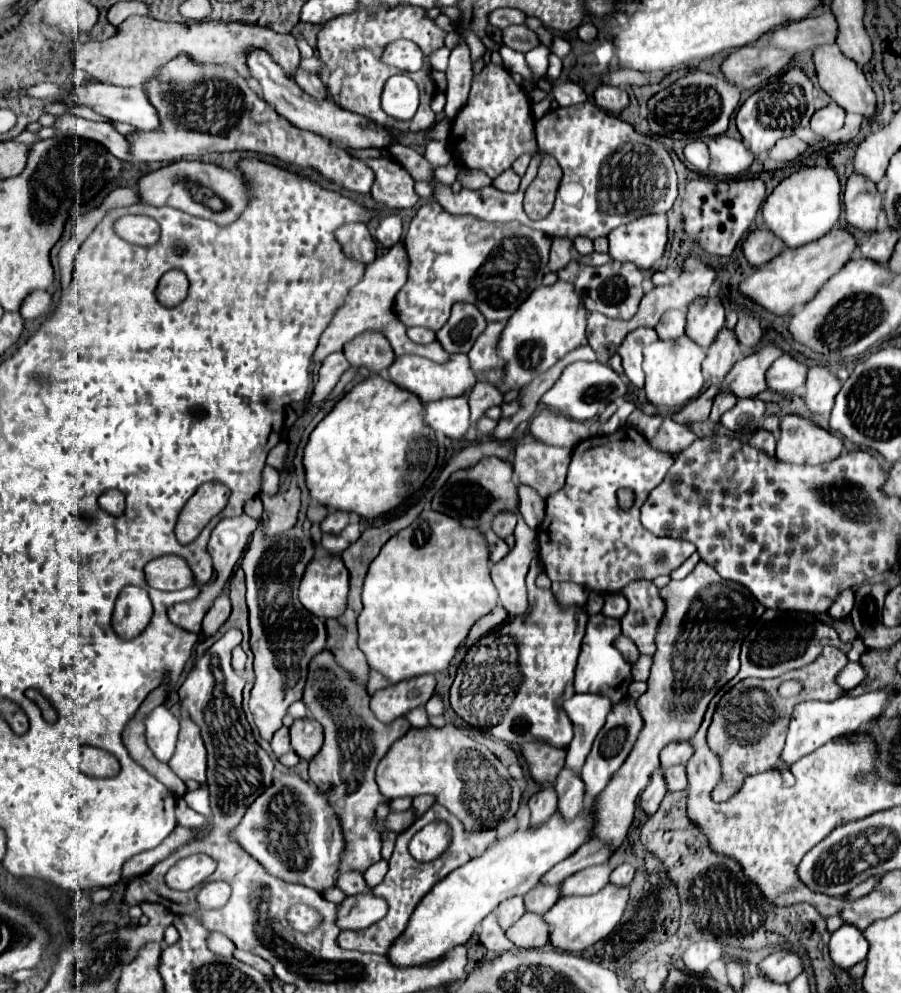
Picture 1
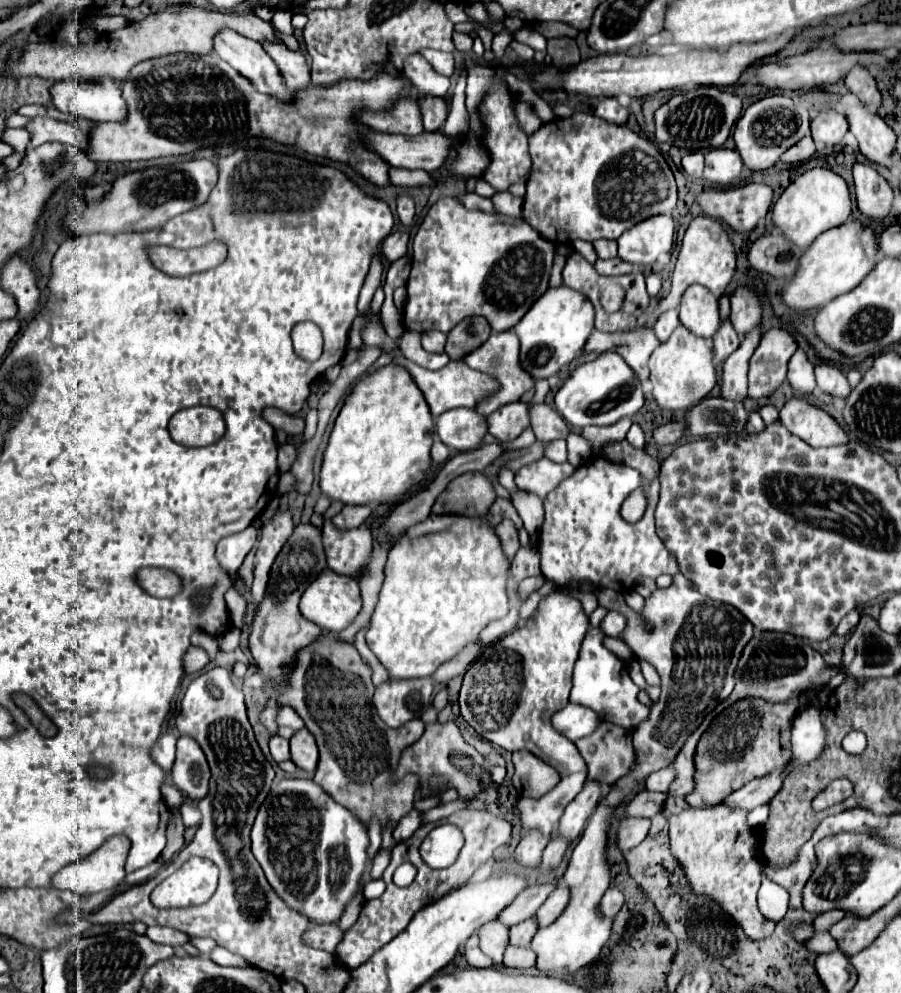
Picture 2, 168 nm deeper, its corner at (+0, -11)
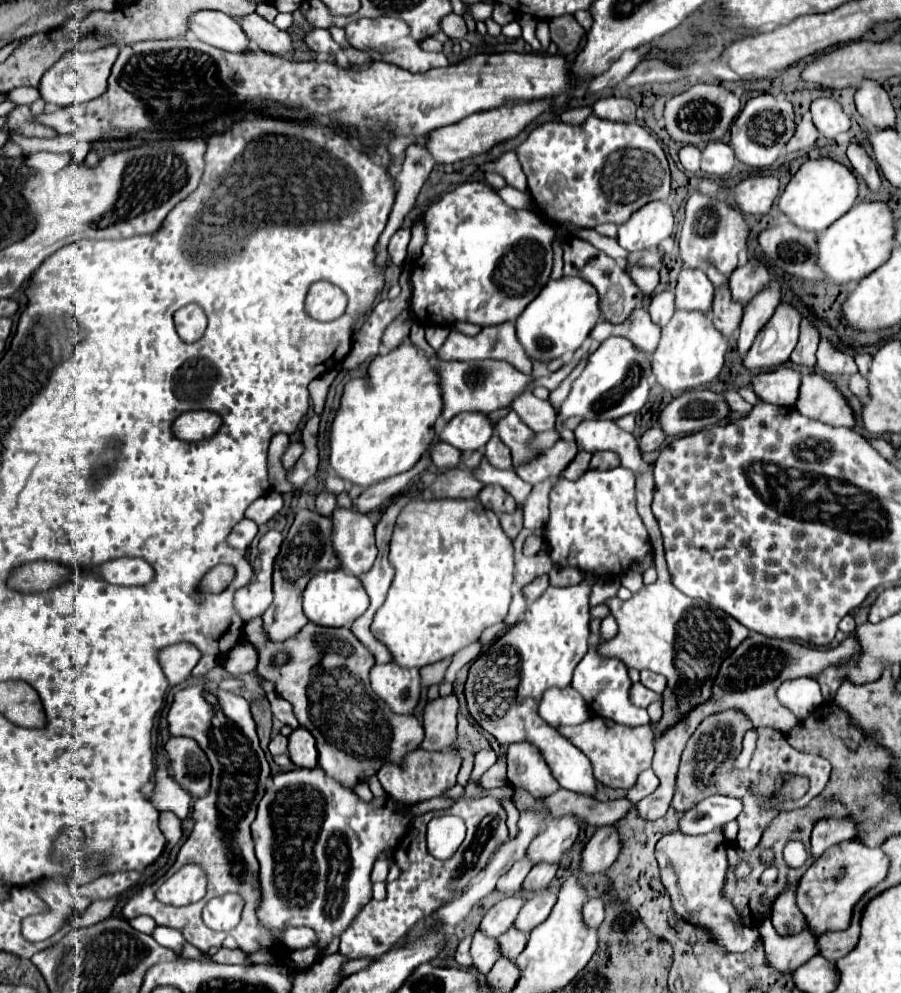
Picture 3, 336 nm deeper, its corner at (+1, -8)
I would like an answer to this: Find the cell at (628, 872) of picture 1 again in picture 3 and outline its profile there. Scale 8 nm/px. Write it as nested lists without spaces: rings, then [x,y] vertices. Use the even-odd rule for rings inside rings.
[[[591,898],[587,904],[583,904],[583,922],[597,928],[605,918],[605,906],[601,898]]]

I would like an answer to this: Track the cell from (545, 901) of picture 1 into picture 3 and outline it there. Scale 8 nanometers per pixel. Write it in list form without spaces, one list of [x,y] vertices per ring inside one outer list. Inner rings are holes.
[[[509,928],[503,936],[499,936],[497,942],[499,942],[501,956],[505,956],[509,960],[515,960],[523,952],[523,948],[527,944],[527,936],[523,932],[515,930],[515,928]]]

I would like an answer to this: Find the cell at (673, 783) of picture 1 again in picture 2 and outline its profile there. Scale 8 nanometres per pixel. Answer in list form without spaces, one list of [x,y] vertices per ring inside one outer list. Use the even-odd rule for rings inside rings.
[[[640,791],[634,799],[630,799],[626,815],[628,817],[652,817],[660,813],[662,805],[666,803],[666,793],[652,793],[652,791]]]

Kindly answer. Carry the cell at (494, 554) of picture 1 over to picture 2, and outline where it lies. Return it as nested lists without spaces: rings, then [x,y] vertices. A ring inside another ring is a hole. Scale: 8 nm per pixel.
[[[504,519],[504,521],[496,527],[496,535],[498,535],[498,539],[500,539],[500,545],[502,545],[504,555],[508,557],[508,561],[512,561],[514,555],[516,555],[516,551],[520,549],[520,543],[518,543],[518,531],[514,529],[512,521]]]

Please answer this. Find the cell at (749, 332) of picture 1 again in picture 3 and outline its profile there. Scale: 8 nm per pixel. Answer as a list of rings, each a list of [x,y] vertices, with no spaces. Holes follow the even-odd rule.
[[[751,258],[745,266],[737,266],[735,272],[729,276],[729,286],[731,286],[731,294],[737,302],[747,304],[759,290],[763,290],[767,286],[767,282],[771,280],[767,268]]]

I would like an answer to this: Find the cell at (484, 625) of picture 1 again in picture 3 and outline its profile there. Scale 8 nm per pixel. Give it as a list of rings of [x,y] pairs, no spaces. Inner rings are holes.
[[[445,658],[445,660],[439,660],[439,662],[435,662],[435,664],[419,670],[419,672],[421,672],[421,684],[423,684],[423,688],[429,688],[431,684],[441,684],[449,662],[451,662],[451,660]]]

